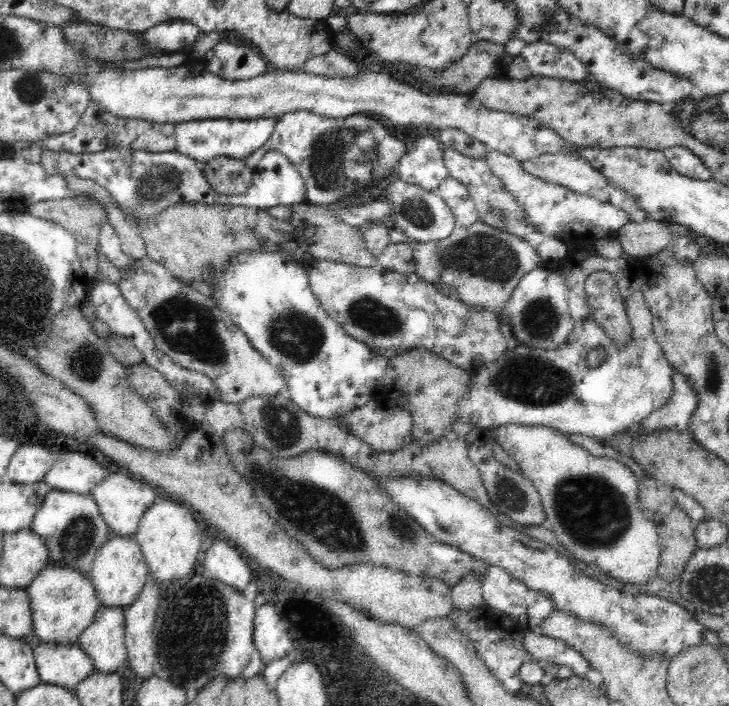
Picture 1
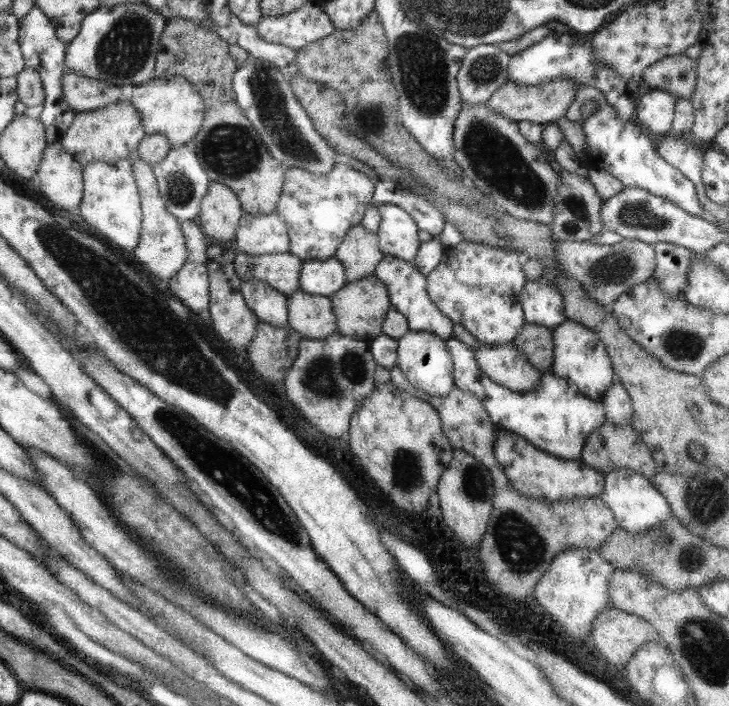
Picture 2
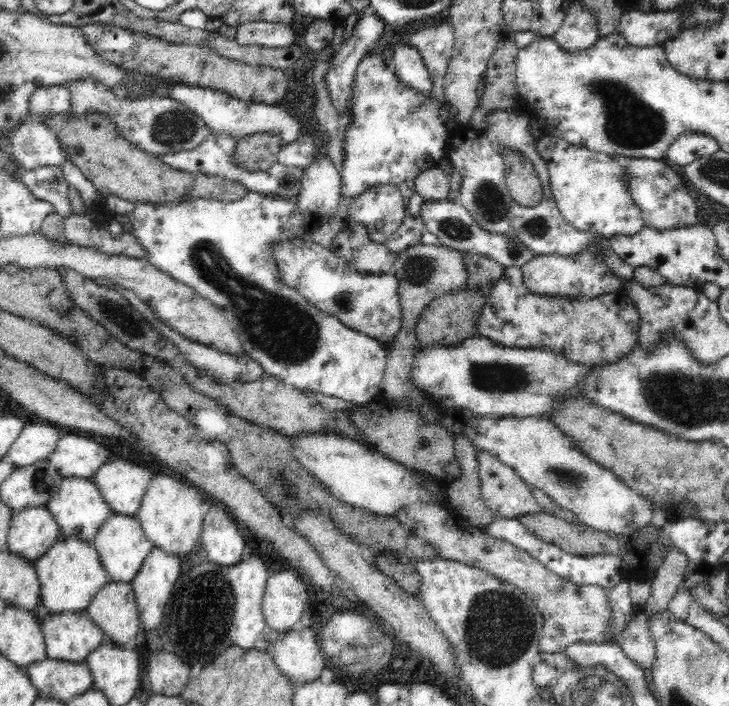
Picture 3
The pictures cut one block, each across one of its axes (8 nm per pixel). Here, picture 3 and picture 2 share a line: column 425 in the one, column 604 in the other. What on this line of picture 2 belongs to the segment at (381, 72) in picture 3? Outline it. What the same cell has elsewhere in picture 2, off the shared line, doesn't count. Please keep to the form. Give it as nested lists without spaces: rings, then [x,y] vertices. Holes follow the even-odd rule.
[[[579,83],[573,93],[571,105],[567,107],[564,117],[574,126],[581,123],[581,130],[585,136],[587,159],[582,161],[583,165],[587,169],[595,168],[595,170],[603,170],[603,172],[611,174],[624,186],[637,187],[655,196],[663,197],[689,215],[710,219],[697,200],[694,184],[660,157],[653,148],[651,140],[647,138],[646,131],[639,124],[632,120],[619,119],[615,109],[605,100],[606,96],[596,88]],[[585,100],[595,100],[597,108],[589,118],[579,120],[579,106]]]

